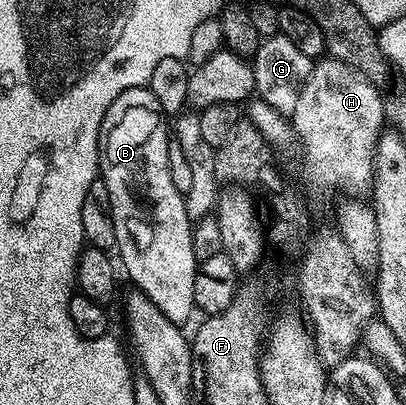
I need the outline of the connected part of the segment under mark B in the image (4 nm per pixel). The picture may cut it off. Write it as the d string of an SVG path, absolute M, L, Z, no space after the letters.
M141 87L122 91L122 95L114 99L114 103L108 104L108 110L102 119L99 176L106 183L106 191L110 191L110 211L116 232L115 252L120 253L119 264L122 269L124 264L129 279L136 284L133 286L148 297L158 312L174 324L183 326L184 320L196 309L194 275L198 262L194 247L191 246L194 221L184 206L184 194L178 191L178 187L174 187L174 179L170 175L170 125L164 121L167 121L166 115L151 89Z

